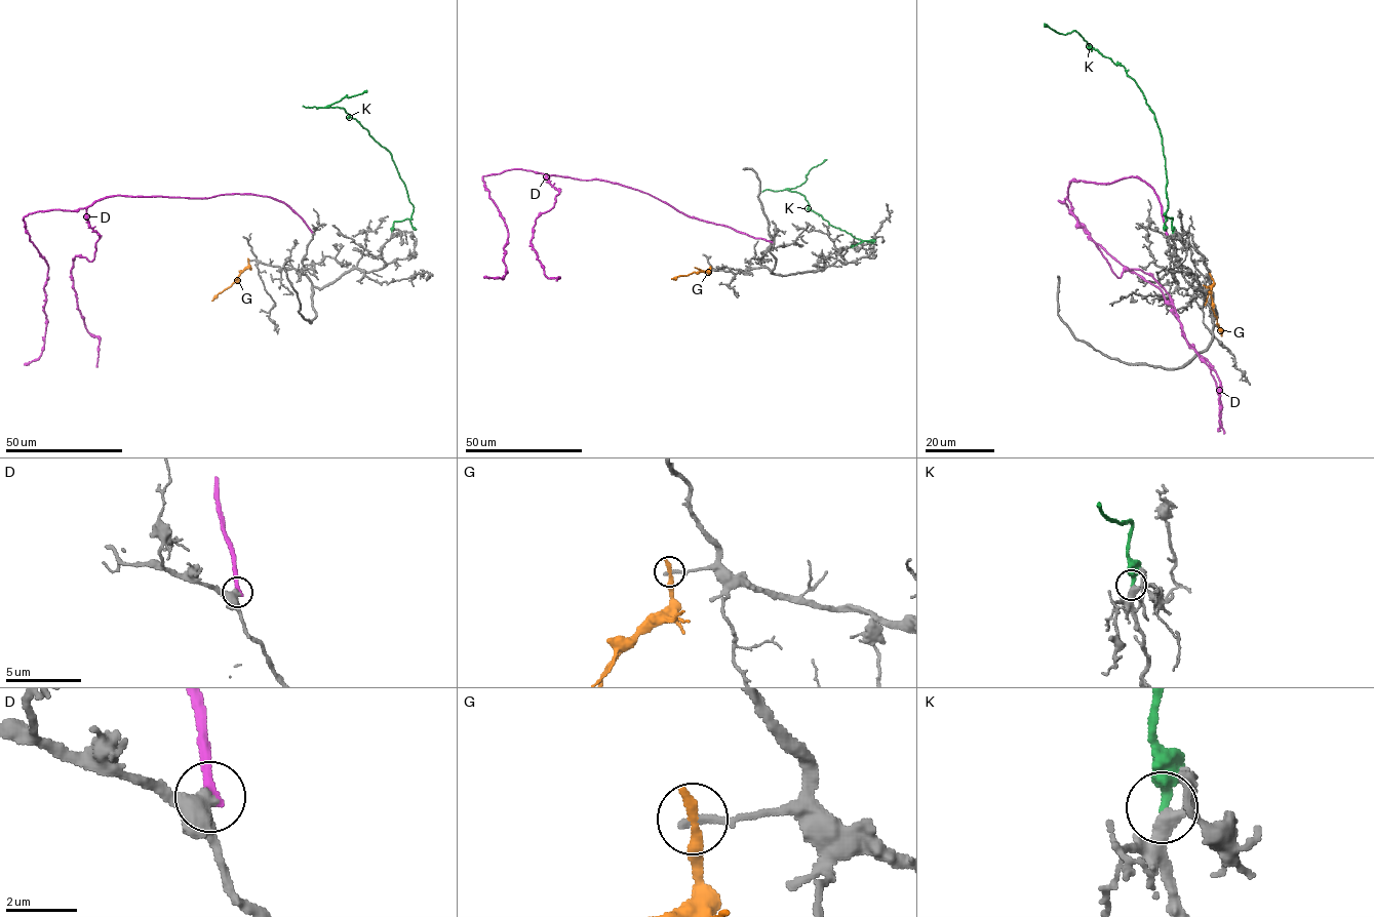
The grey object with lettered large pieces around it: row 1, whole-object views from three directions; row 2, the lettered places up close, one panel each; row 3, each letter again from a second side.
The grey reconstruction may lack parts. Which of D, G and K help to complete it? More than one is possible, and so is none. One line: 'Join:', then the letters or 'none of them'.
Join: none of them

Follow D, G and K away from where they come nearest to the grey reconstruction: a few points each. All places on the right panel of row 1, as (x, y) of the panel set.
D: (1166, 233), (1161, 204), (1136, 176), (1073, 180), (1059, 200), (1161, 290), (1181, 335), (1210, 363), (1221, 431)
G: (1210, 276), (1214, 284), (1212, 307), (1221, 335)
K: (1172, 233), (1172, 218), (1165, 215), (1162, 135), (1142, 91), (1120, 63), (1076, 32), (1062, 34), (1045, 24)

